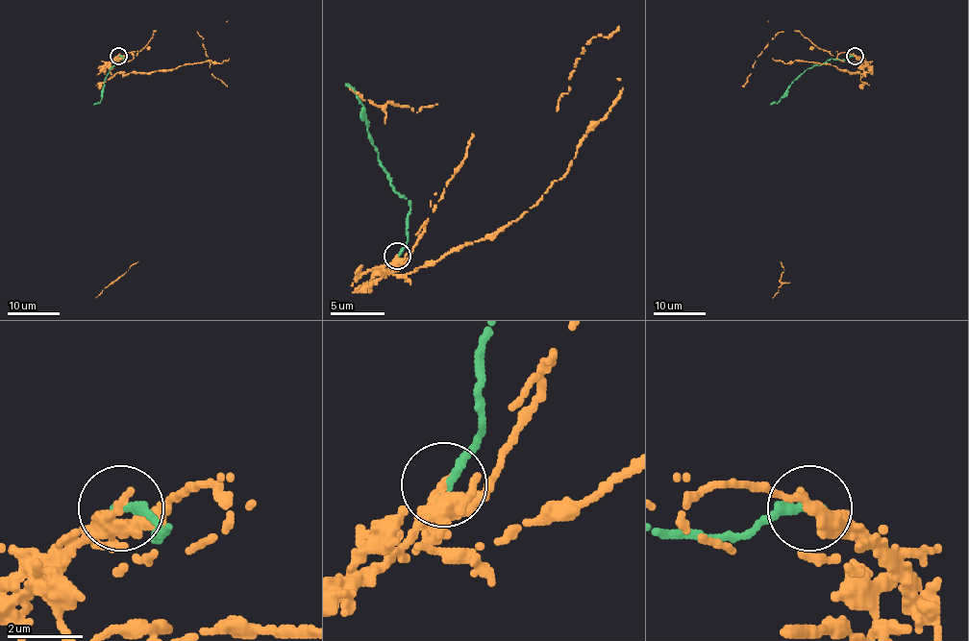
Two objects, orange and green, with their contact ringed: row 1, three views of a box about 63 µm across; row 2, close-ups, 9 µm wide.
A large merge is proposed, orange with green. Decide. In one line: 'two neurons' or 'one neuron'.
two neurons

